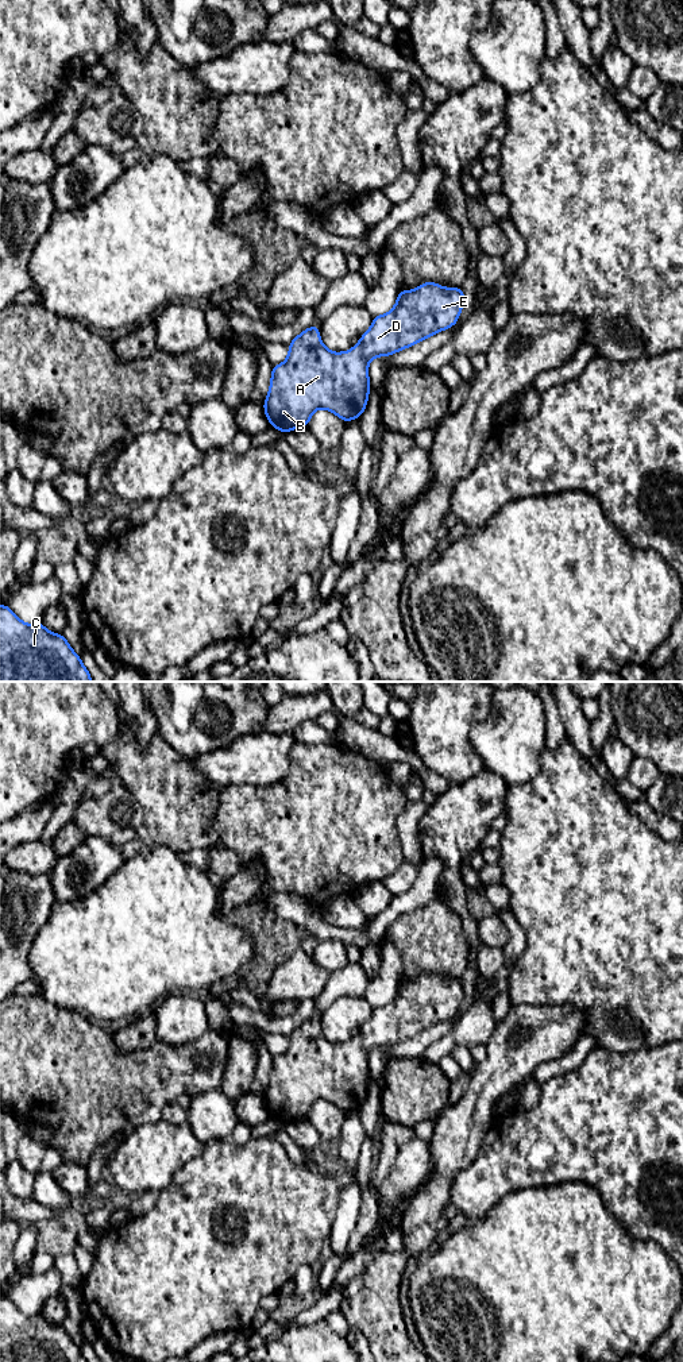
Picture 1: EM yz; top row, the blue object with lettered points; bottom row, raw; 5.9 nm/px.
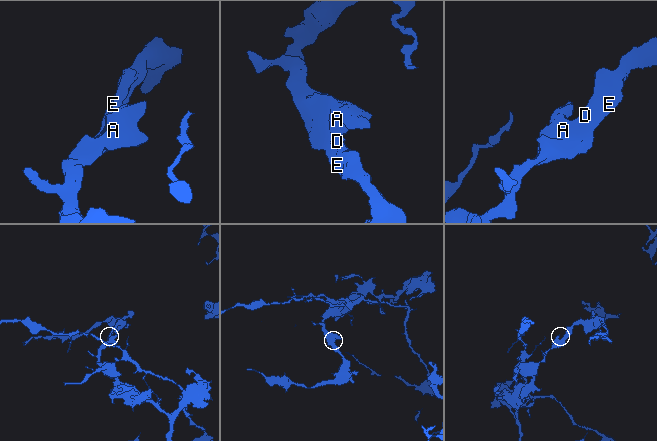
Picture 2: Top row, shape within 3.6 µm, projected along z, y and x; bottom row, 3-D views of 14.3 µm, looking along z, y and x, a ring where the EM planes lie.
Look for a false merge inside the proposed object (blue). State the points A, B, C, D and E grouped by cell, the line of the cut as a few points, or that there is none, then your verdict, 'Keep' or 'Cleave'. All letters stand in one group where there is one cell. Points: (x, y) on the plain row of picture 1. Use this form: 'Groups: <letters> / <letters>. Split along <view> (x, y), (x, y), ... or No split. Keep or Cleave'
Groups: A B C D E. No split. Keep

